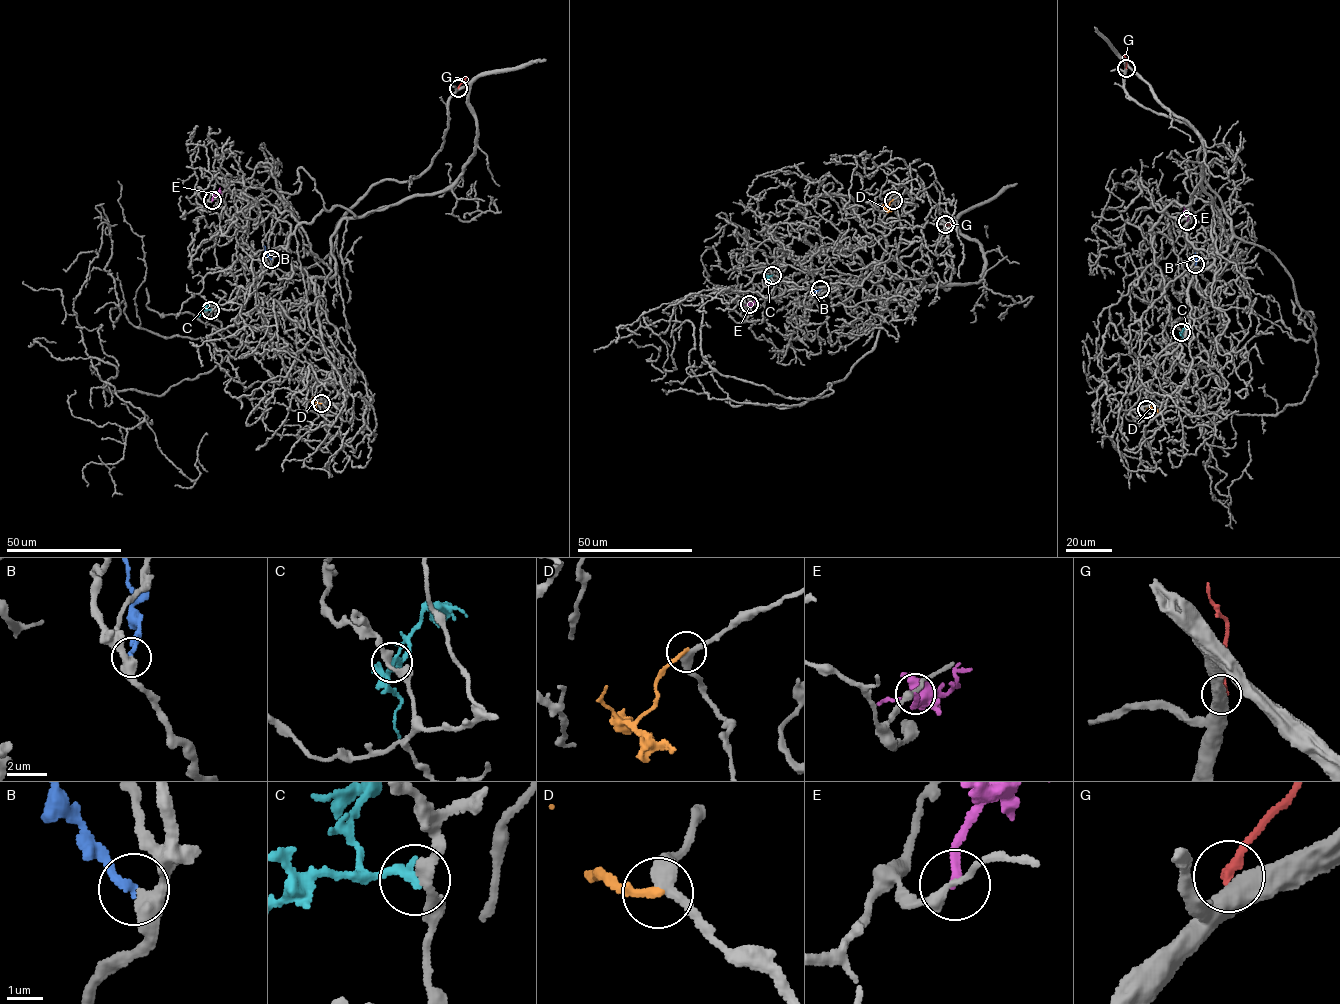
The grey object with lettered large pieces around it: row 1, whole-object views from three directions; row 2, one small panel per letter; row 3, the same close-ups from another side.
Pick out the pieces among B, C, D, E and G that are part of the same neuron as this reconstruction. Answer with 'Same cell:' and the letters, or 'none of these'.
Same cell: B

